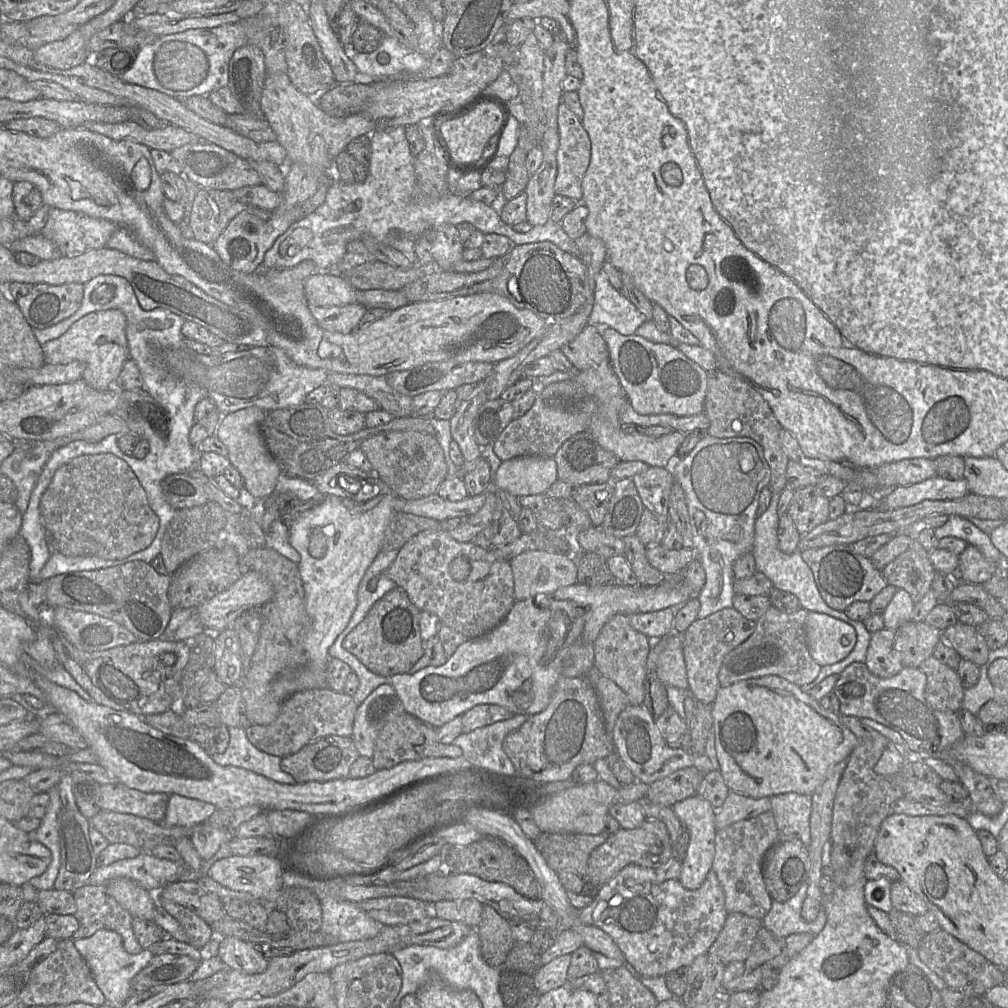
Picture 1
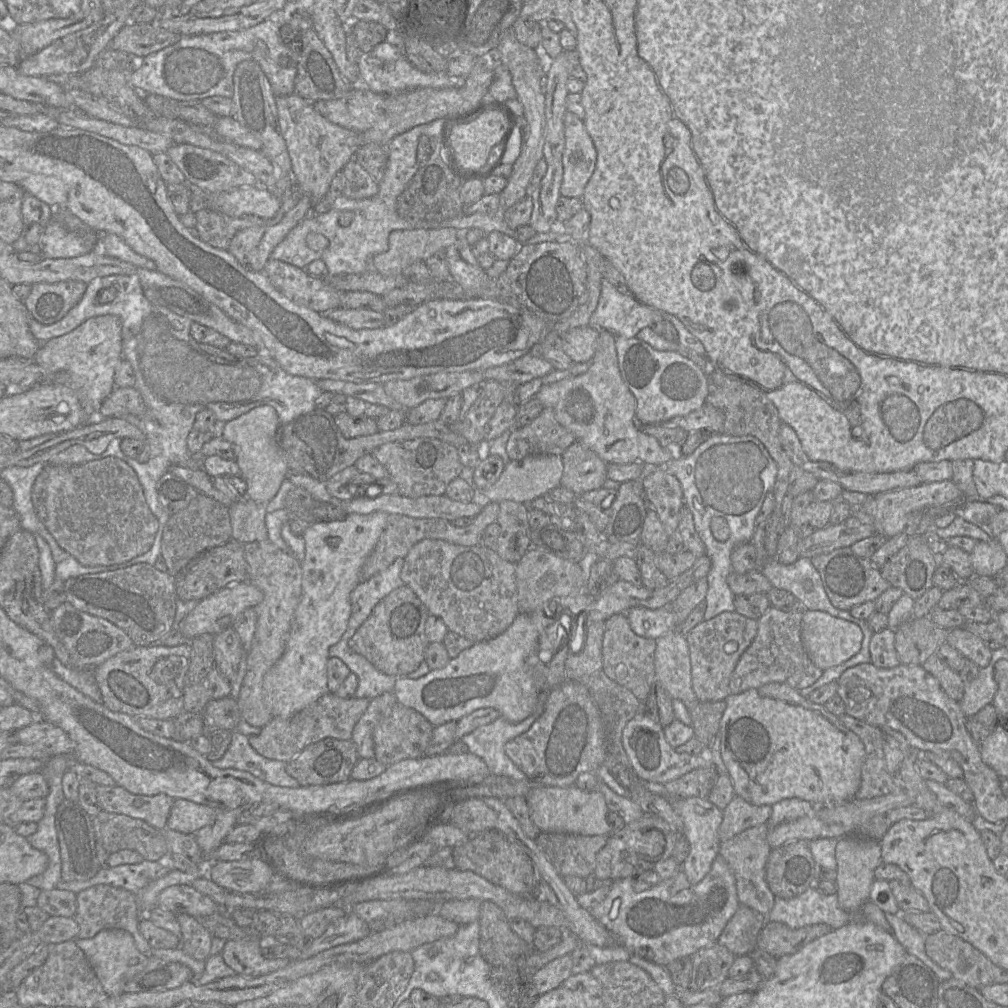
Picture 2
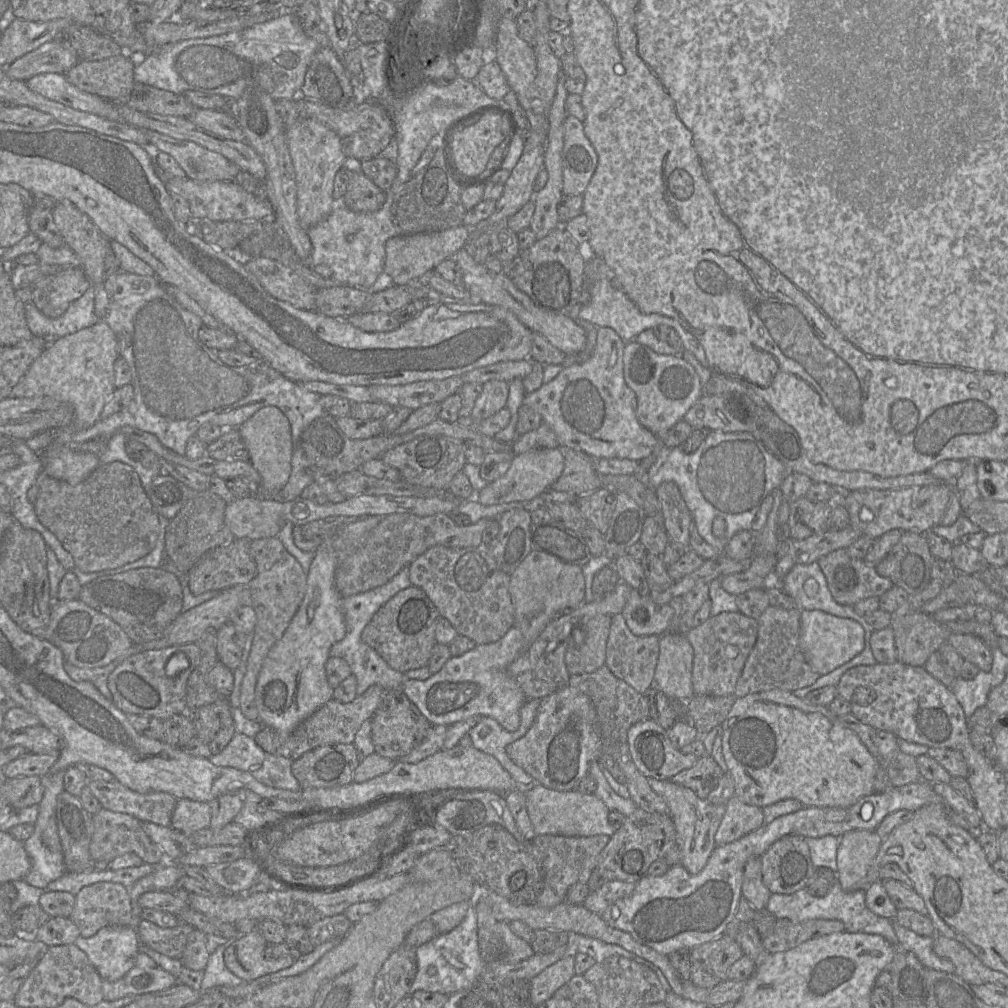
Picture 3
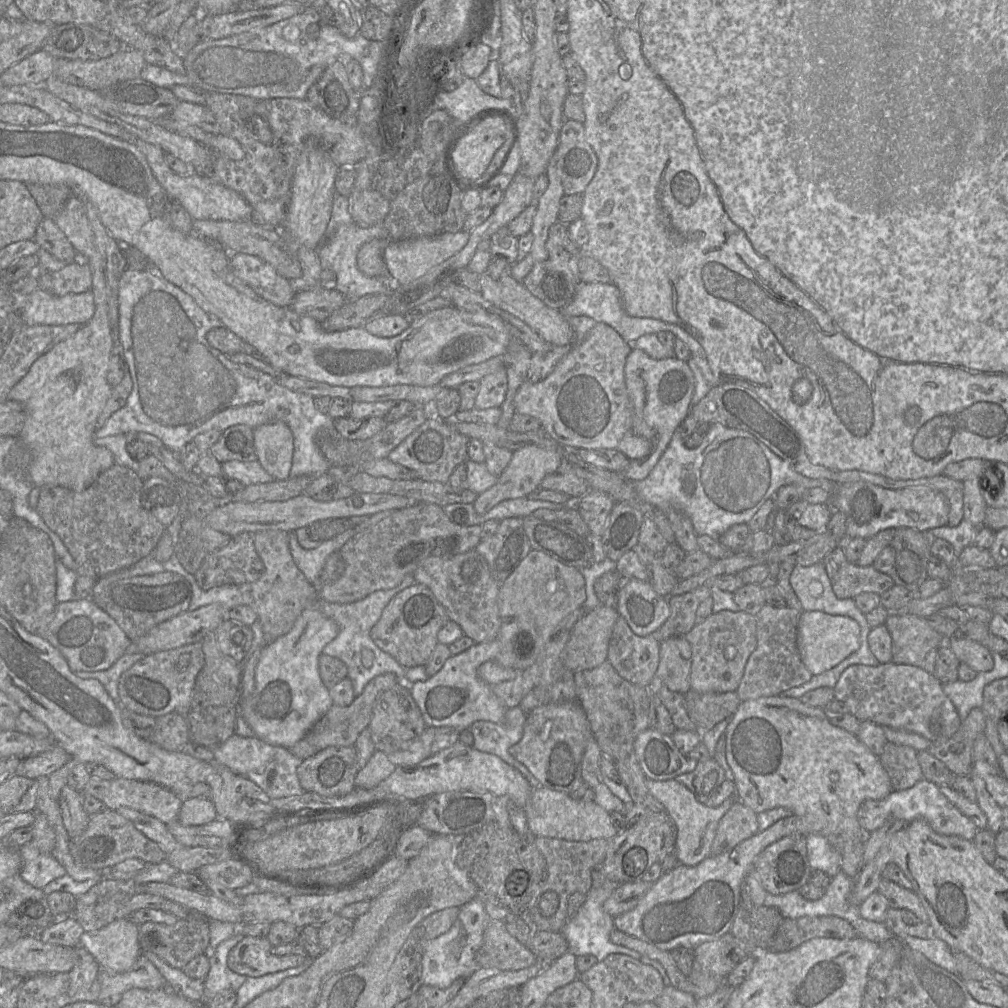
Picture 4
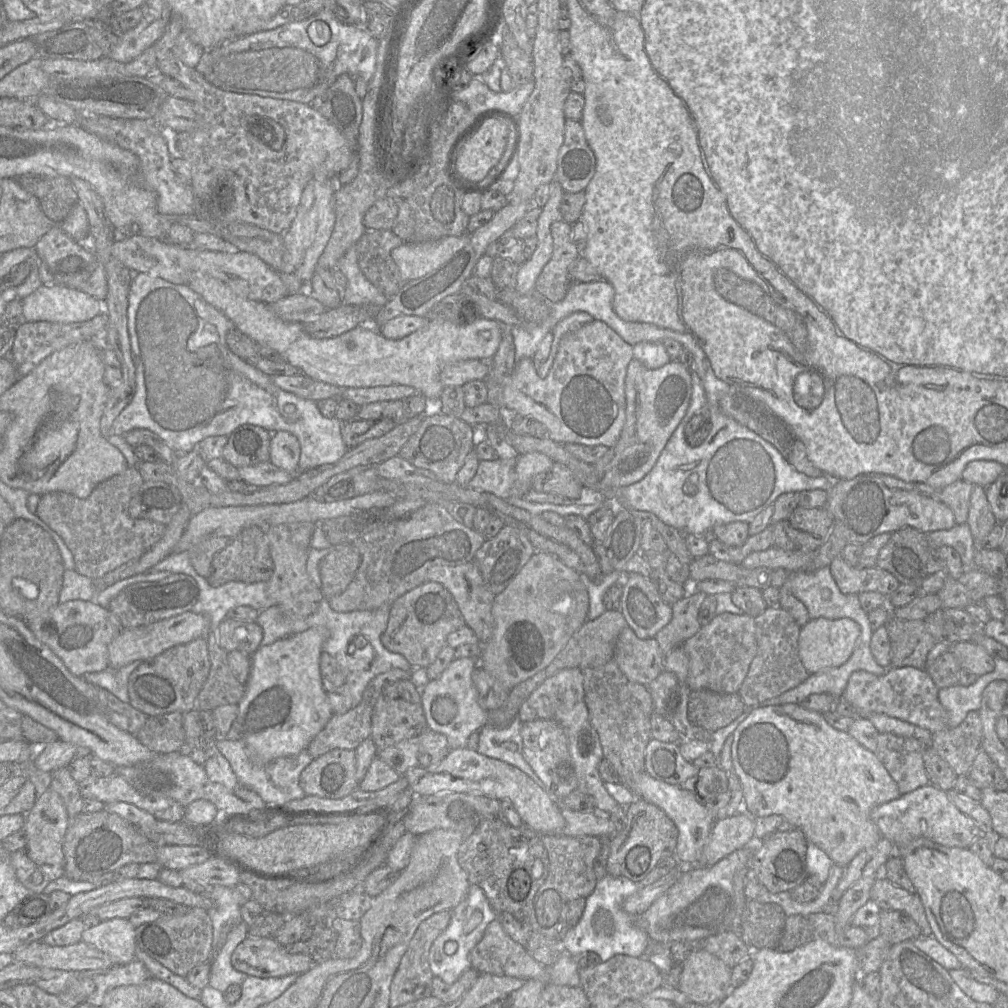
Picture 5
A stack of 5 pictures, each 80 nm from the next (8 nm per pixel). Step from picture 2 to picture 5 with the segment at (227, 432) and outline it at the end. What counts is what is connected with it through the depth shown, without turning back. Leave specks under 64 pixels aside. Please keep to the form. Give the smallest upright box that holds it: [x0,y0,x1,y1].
[269,431,301,473]

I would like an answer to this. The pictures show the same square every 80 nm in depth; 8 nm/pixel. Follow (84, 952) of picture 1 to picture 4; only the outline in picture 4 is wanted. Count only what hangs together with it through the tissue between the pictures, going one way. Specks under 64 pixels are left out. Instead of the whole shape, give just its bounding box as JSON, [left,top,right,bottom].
[79,918,142,972]

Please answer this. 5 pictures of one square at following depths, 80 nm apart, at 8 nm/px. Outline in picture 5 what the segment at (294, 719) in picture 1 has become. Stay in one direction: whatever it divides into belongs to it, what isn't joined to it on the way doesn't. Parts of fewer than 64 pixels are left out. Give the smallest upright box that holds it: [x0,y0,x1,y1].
[307,668,411,759]

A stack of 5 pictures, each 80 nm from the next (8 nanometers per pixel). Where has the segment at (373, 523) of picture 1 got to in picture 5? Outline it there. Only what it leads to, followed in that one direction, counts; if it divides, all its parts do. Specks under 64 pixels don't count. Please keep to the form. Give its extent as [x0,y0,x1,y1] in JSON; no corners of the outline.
[236,627,334,763]

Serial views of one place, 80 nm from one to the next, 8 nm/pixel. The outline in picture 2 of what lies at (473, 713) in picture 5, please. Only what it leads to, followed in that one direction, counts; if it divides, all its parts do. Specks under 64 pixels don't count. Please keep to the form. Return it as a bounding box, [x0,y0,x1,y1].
[393,591,594,727]

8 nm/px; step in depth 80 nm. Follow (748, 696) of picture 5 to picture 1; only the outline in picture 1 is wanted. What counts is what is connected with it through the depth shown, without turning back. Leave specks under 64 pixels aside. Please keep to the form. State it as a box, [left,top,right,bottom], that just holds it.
[718,605,822,687]

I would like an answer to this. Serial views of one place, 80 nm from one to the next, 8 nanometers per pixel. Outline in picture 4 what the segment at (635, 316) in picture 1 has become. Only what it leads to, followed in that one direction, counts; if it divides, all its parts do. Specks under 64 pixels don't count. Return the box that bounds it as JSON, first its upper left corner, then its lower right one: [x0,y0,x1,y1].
[561,283,668,344]

